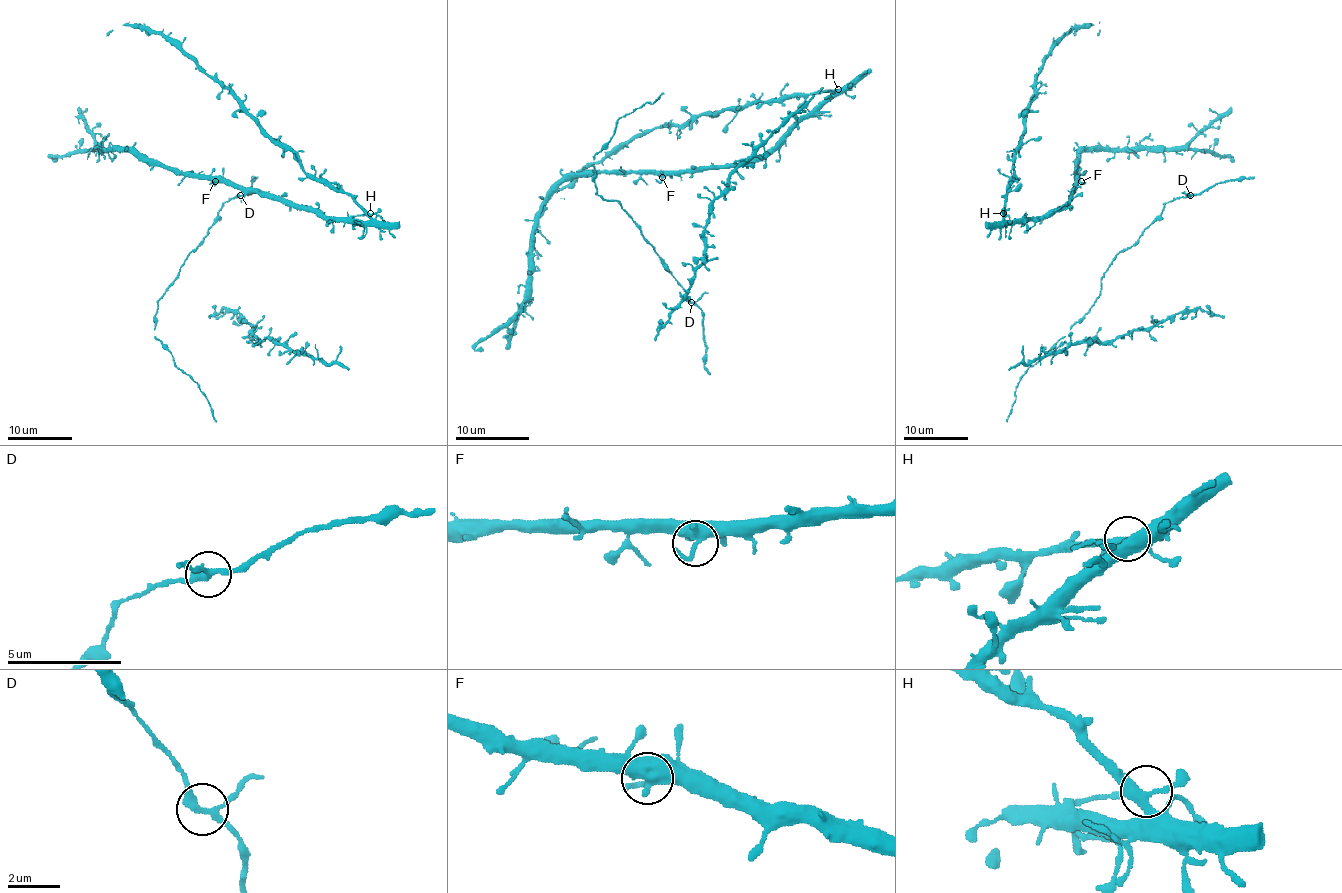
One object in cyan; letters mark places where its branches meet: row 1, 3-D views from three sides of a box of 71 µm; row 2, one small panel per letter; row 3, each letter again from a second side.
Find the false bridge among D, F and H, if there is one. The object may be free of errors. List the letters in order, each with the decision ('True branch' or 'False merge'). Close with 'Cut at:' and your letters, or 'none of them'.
D: True branch
F: True branch
H: True branch
Cut at: none of them

